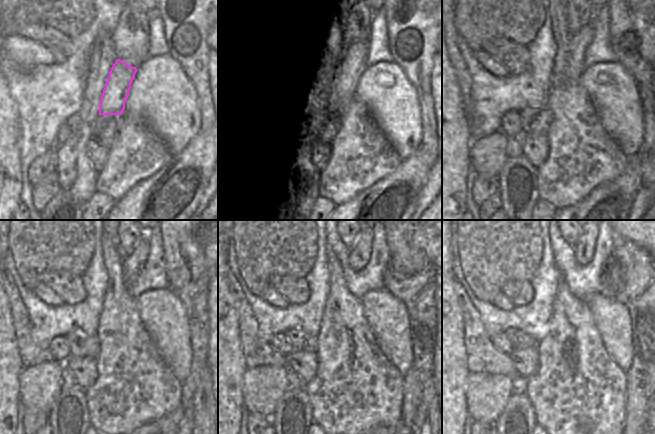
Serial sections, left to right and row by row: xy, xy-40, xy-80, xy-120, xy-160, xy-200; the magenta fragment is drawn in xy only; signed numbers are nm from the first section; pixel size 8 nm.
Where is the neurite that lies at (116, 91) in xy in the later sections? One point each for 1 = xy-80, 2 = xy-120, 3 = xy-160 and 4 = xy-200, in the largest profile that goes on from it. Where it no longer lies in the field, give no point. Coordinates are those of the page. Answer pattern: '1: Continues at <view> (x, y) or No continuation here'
1: Continues at xy-80 (579, 42)
2: Continues at xy-120 (132, 264)
3: Continues at xy-160 (361, 250)
4: Continues at xy-200 (585, 246)

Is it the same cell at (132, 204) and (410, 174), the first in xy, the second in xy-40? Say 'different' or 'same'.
same

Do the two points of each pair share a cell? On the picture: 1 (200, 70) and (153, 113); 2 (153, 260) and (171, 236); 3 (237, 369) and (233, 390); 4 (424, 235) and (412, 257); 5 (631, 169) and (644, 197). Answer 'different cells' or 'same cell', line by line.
1: different cells
2: different cells
3: same cell
4: different cells
5: different cells

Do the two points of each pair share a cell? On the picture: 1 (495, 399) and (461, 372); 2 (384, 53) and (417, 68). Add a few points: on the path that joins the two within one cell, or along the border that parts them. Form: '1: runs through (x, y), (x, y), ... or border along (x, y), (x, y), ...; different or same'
1: border along (469, 373), (466, 379), (465, 400); different
2: border along (386, 33), (388, 48), (393, 60); different

